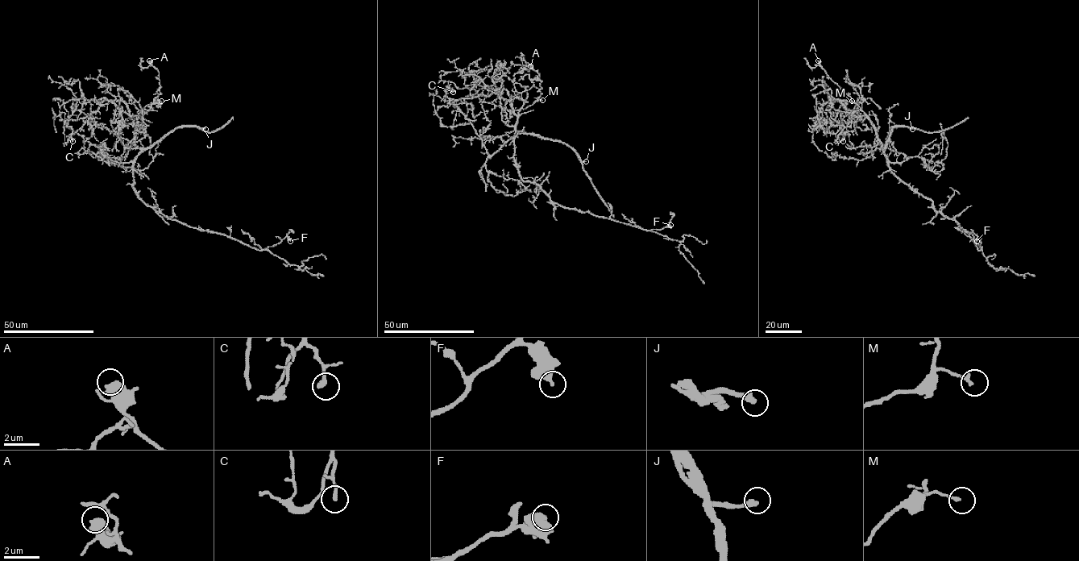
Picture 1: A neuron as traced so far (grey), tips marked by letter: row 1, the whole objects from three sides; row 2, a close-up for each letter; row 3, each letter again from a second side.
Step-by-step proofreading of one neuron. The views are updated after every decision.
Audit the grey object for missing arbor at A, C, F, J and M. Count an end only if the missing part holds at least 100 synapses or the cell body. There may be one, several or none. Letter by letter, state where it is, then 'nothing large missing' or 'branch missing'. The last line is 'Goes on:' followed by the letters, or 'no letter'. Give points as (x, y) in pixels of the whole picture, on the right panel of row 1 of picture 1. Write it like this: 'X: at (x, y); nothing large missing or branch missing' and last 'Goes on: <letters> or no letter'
A: at (818, 60); nothing large missing
C: at (843, 141); nothing large missing
F: at (977, 241); nothing large missing
J: at (912, 129); branch missing
M: at (852, 101); nothing large missing
Goes on: J

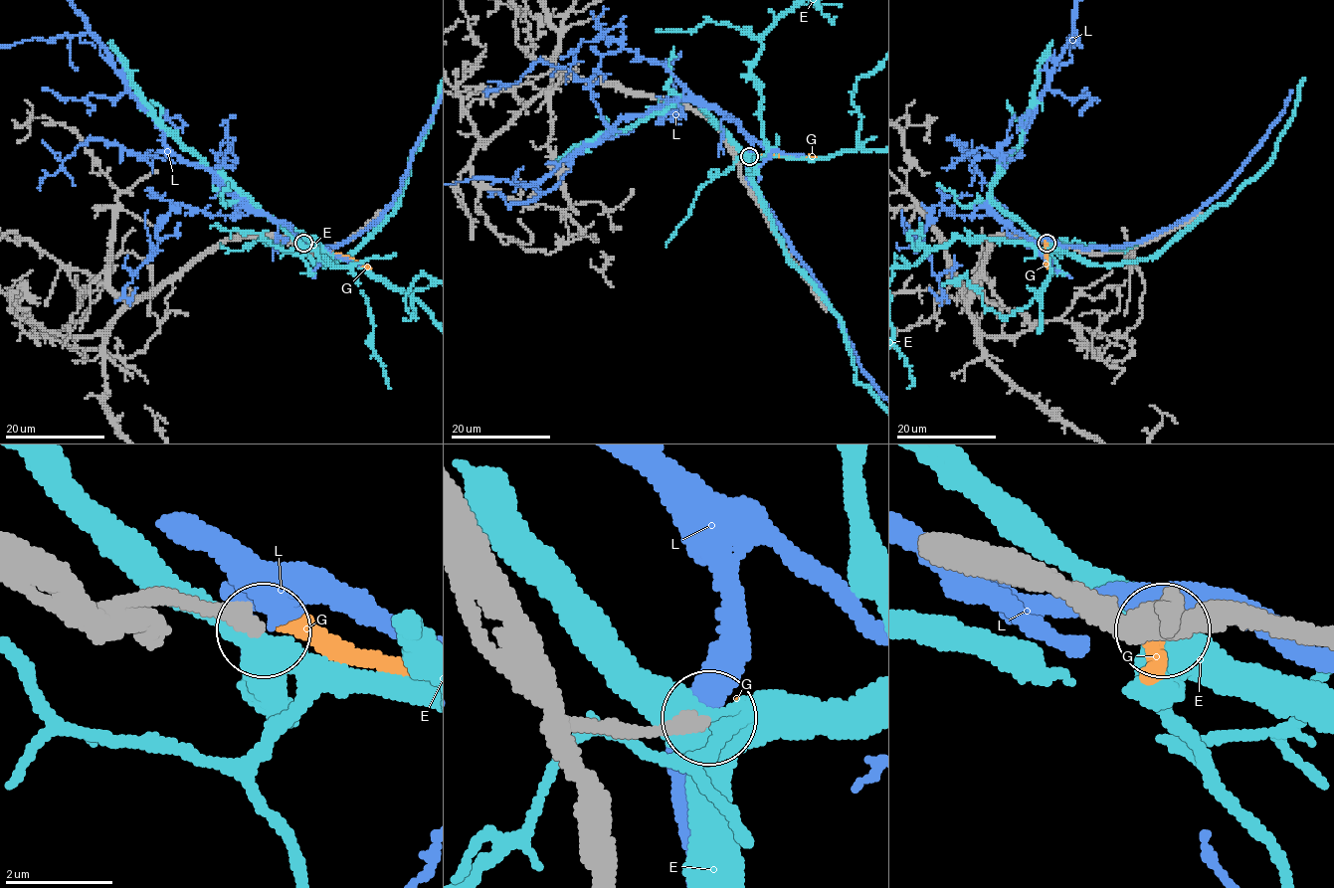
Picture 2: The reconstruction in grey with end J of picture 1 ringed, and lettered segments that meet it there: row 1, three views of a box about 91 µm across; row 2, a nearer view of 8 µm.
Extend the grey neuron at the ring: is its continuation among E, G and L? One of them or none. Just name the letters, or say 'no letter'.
no letter

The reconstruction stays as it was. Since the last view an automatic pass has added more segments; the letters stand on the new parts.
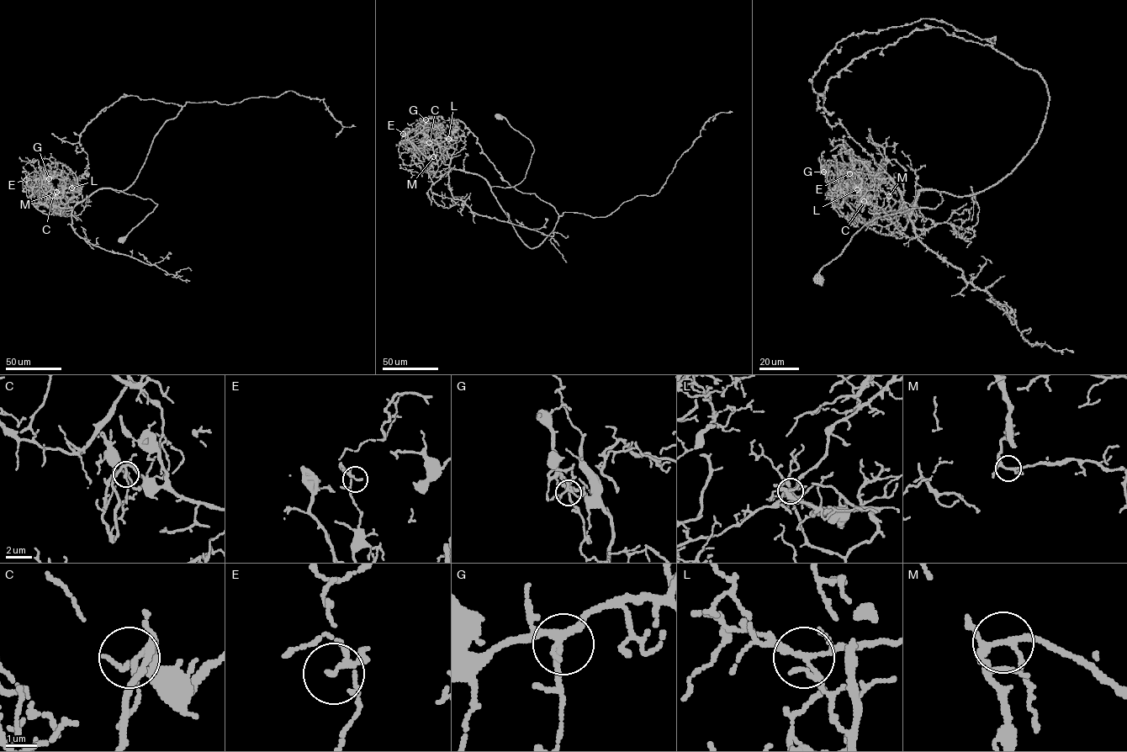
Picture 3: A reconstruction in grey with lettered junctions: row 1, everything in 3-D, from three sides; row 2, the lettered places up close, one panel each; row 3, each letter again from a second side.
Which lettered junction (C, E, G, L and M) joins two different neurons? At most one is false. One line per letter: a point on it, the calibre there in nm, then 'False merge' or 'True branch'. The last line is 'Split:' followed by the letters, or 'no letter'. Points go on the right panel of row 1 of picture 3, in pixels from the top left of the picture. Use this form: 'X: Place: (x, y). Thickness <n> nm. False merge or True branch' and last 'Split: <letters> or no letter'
C: Place: (864, 201). Thickness 120 nm. True branch
E: Place: (849, 173). Thickness 130 nm. True branch
G: Place: (823, 172). Thickness 240 nm. True branch
L: Place: (857, 189). Thickness 160 nm. False merge
M: Place: (889, 196). Thickness 170 nm. True branch
Split: L

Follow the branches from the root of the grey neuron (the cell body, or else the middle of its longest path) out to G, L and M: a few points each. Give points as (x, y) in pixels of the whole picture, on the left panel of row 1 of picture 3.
G: (121, 240), (157, 204), (103, 188), (78, 202), (71, 197), (64, 209), (47, 206), (41, 184), (49, 178)
L: (121, 240), (157, 204), (110, 188), (97, 189), (76, 202), (72, 193), (76, 178), (76, 187), (71, 188)
M: (121, 240), (157, 204), (149, 198), (103, 188), (95, 191), (71, 209), (58, 213), (60, 216), (56, 192)

